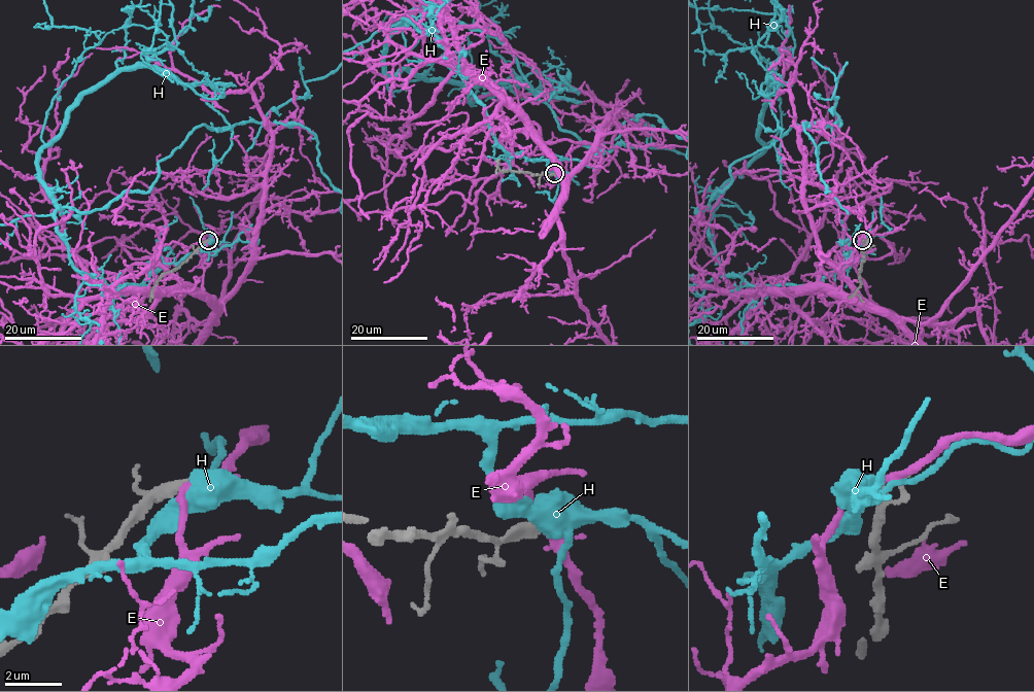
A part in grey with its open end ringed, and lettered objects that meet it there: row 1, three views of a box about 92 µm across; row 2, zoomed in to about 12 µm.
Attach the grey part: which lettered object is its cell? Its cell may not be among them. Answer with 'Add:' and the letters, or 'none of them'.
Add: none of them

